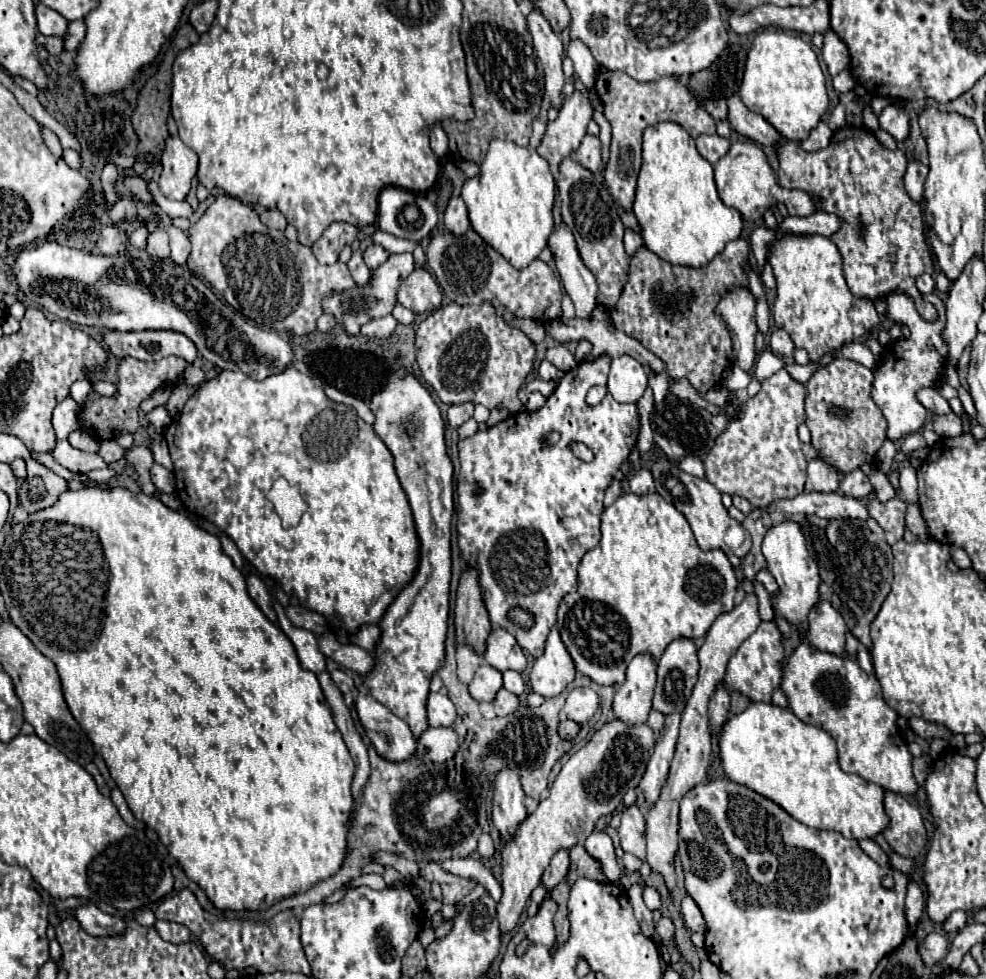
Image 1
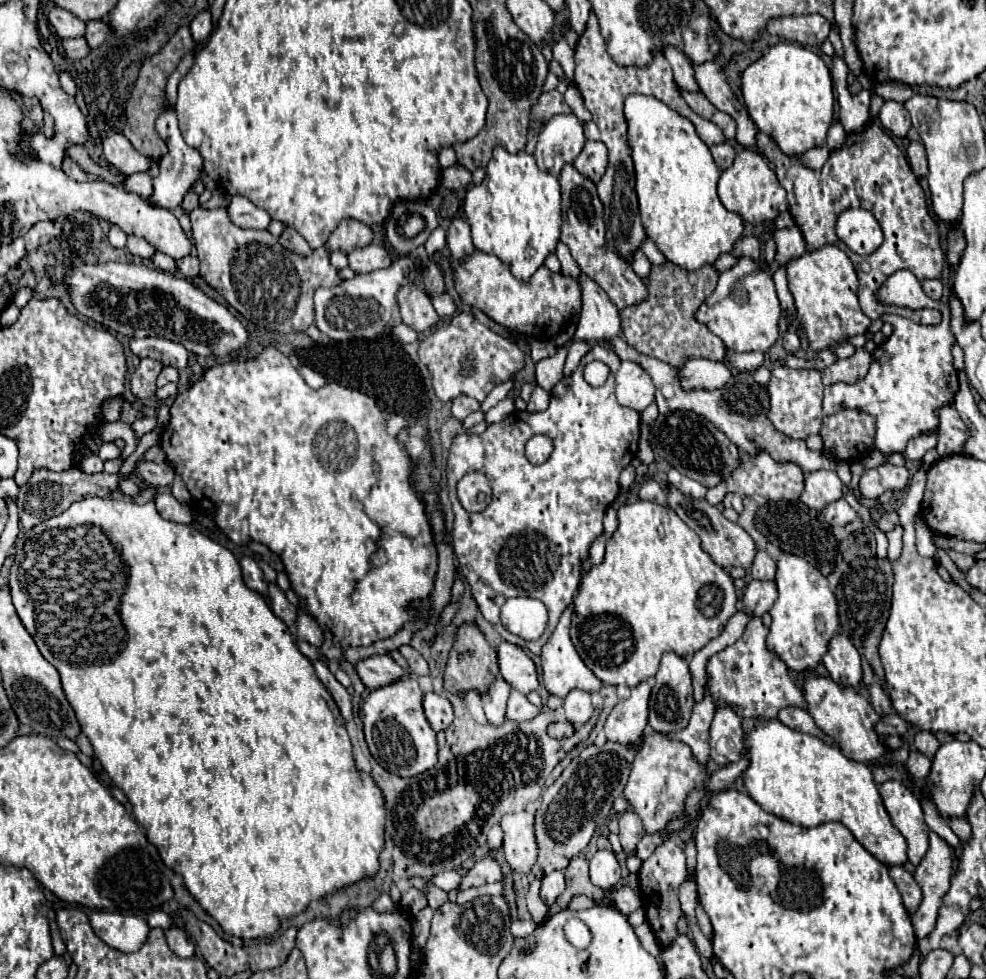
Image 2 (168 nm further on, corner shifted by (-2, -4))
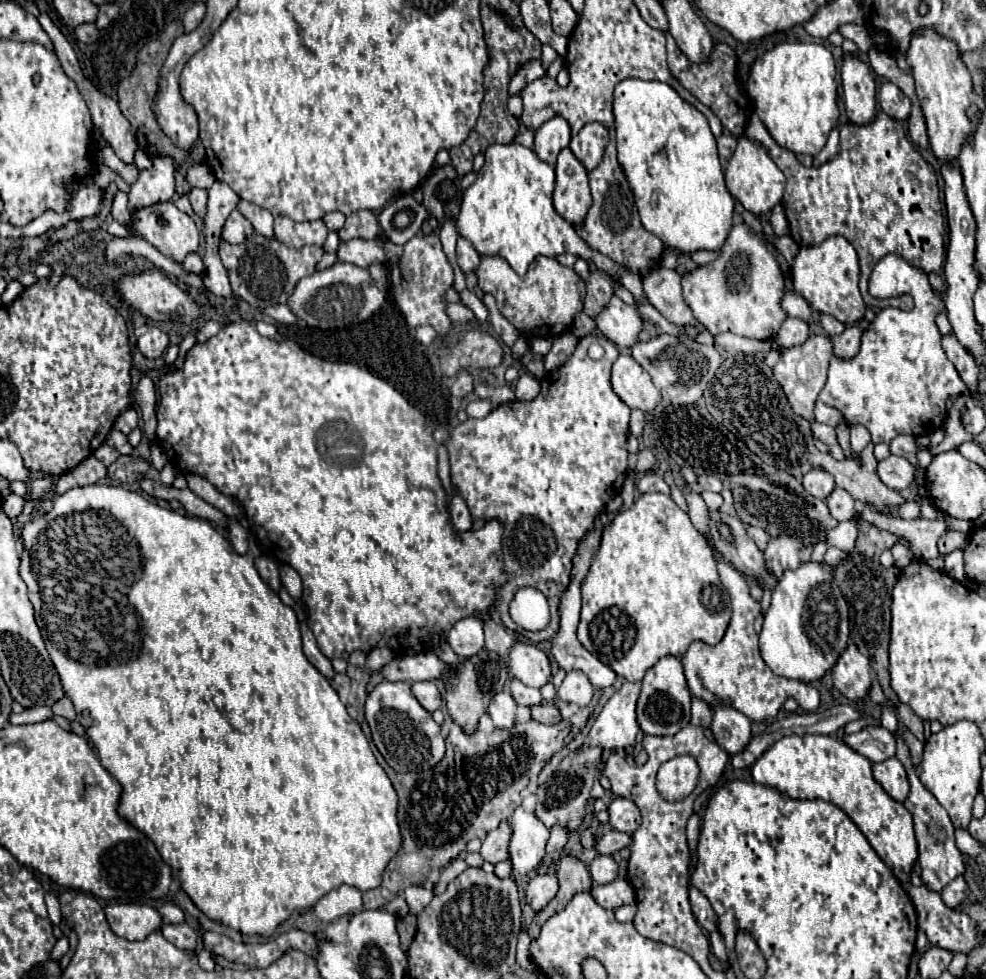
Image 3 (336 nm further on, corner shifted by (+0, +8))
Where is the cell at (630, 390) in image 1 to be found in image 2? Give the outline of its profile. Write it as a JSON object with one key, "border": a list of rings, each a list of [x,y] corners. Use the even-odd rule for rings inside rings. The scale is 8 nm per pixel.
{"border":[[[621,362],[615,374],[615,394],[621,406],[643,412],[655,400],[655,386],[649,374],[637,362]]]}

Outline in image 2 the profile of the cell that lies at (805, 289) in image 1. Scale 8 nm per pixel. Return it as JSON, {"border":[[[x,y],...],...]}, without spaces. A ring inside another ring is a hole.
{"border":[[[823,246],[789,260],[787,284],[793,296],[797,334],[809,340],[811,350],[819,352],[825,348],[835,348],[837,344],[869,330],[871,320],[861,312],[857,302],[855,266],[837,246]]]}

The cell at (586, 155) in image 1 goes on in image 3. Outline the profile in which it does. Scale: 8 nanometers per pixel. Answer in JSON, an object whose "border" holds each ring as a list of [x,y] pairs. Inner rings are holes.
{"border":[[[593,122],[593,124],[587,124],[579,134],[571,138],[569,148],[573,150],[577,160],[583,162],[587,170],[593,170],[601,162],[607,142],[609,142],[607,130],[601,124]]]}

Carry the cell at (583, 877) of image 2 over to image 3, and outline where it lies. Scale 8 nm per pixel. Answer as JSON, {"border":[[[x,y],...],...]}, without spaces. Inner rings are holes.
{"border":[[[563,856],[559,860],[557,866],[557,880],[559,880],[559,892],[557,896],[541,910],[537,912],[533,924],[529,926],[529,936],[531,940],[535,940],[539,936],[541,926],[559,910],[563,910],[563,906],[567,906],[567,902],[577,894],[577,892],[589,892],[591,890],[591,876],[585,868],[585,864],[573,856]]]}

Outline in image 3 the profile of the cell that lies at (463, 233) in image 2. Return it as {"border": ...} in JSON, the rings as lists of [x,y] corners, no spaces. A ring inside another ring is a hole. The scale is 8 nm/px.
{"border":[[[459,238],[459,242],[457,242],[457,264],[461,266],[461,270],[463,272],[475,272],[479,262],[481,262],[481,256],[471,246],[471,242],[465,238]]]}

